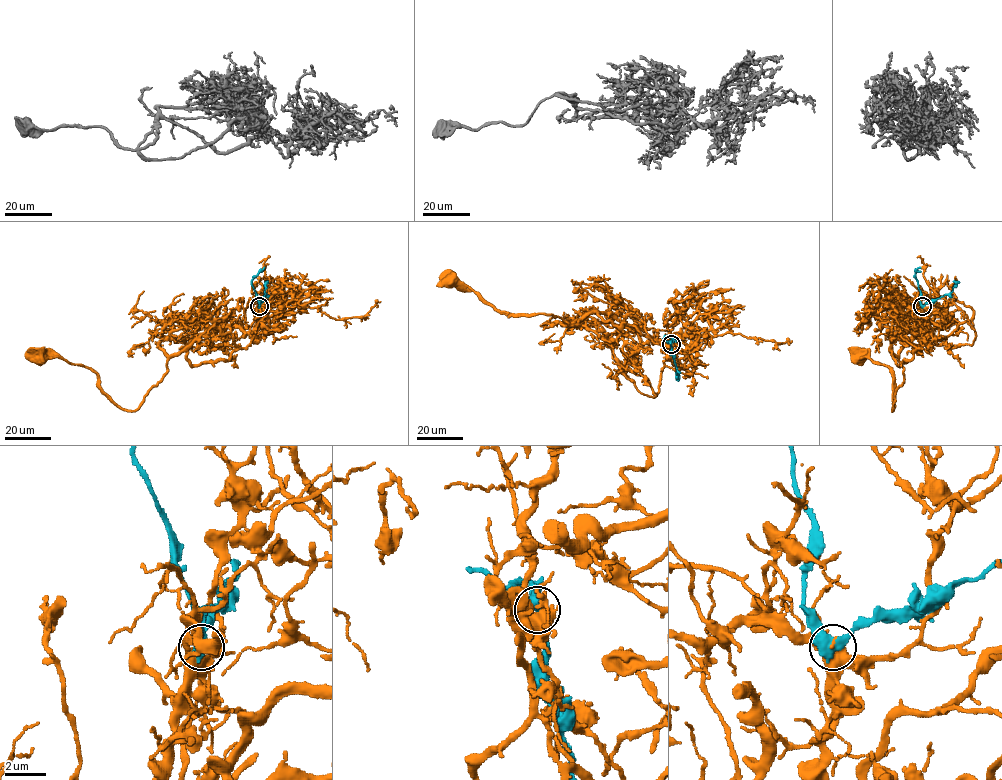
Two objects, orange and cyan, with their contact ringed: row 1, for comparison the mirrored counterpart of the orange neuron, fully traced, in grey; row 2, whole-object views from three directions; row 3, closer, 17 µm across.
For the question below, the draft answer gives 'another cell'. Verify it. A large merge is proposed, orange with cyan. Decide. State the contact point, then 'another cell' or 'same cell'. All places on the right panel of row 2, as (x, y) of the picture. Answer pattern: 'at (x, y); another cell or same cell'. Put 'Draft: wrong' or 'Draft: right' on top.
Draft: right
at (922, 306); another cell

